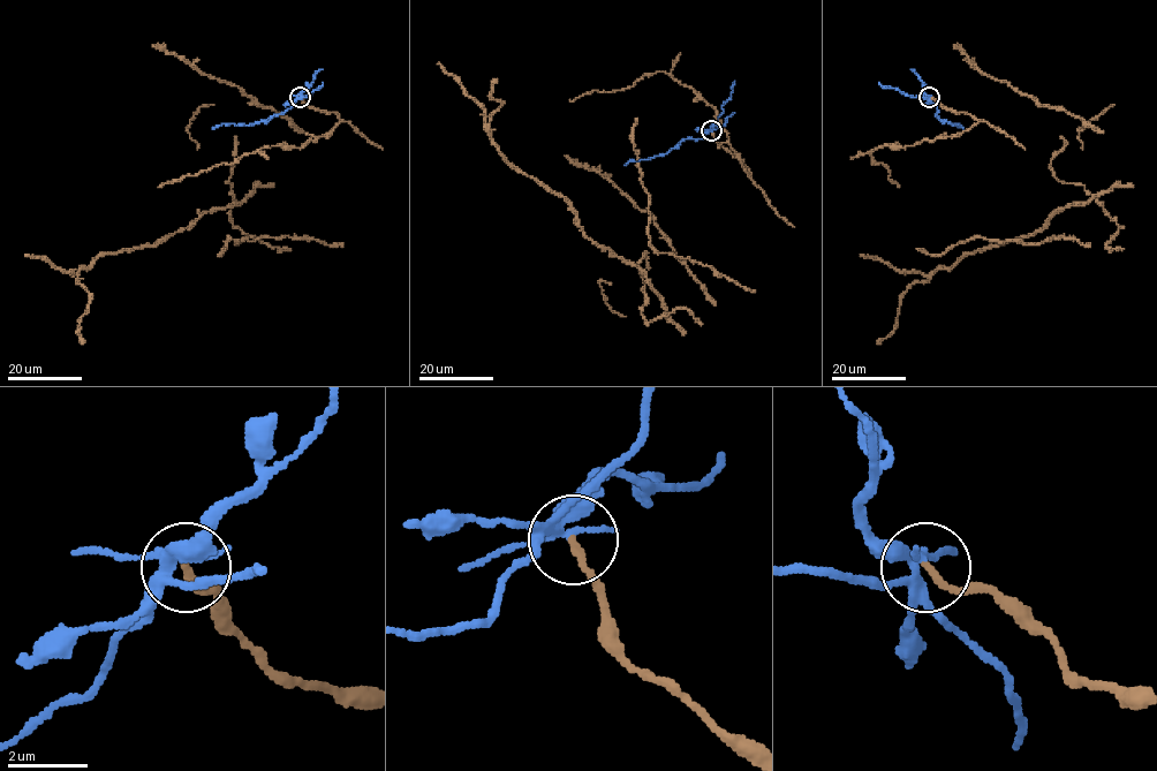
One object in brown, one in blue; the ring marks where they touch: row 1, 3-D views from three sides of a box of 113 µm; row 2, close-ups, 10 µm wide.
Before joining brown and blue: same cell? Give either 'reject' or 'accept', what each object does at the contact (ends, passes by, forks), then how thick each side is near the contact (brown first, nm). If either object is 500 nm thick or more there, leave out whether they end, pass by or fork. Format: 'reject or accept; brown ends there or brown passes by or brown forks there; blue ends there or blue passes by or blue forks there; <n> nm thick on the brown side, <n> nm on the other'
reject; brown ends there; blue forks there; 190 nm thick on the brown side, 240 nm on the other

